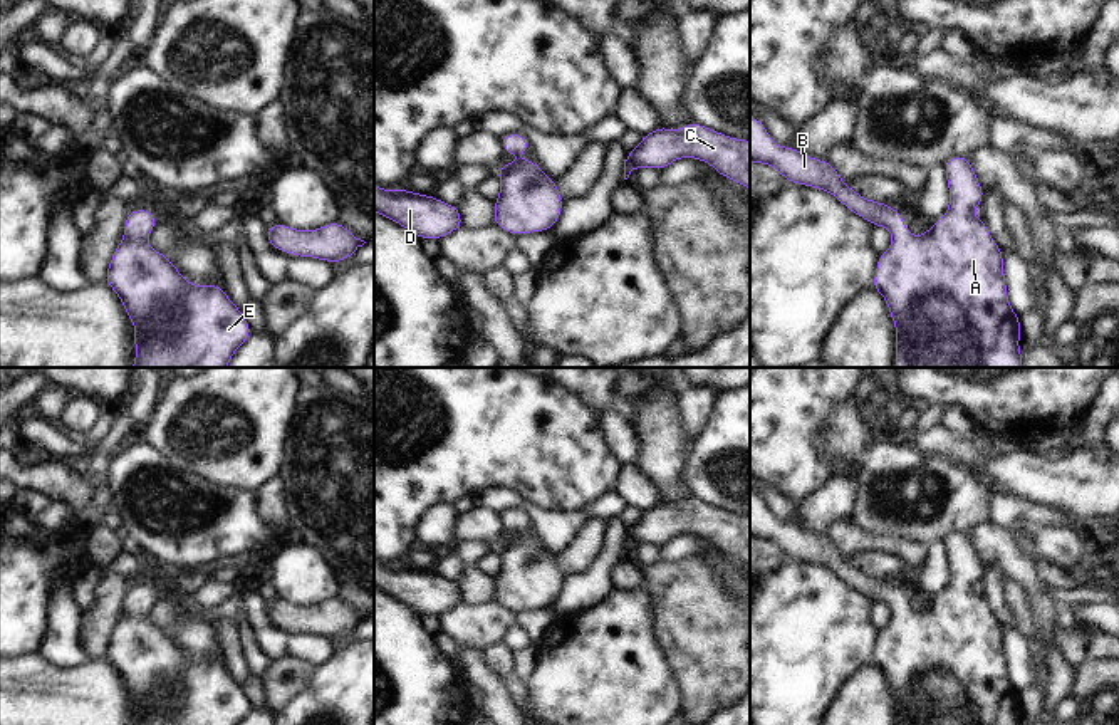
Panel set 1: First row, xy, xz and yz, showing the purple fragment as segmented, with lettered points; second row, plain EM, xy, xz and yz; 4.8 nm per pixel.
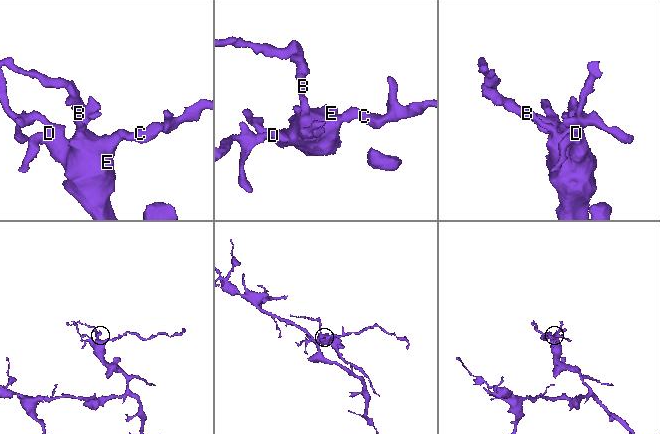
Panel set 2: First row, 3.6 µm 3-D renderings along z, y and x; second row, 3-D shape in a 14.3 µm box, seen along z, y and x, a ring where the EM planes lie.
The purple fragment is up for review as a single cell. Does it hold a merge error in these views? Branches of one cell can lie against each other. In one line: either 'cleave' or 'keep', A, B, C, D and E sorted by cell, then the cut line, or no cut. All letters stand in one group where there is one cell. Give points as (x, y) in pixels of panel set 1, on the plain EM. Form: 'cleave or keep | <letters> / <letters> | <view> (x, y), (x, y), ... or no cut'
keep | A B C D E | no cut

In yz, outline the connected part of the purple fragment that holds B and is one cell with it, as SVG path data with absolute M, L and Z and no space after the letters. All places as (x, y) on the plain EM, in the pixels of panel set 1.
M752 492L750 539L777 544L789 559L824 566L872 602L884 602L893 609L893 621L879 629L872 665L886 675L896 702L896 725L1018 725L1022 703L1008 678L1003 629L986 599L973 591L973 584L983 579L985 567L968 532L951 532L945 539L950 584L919 613L904 604L906 594L891 581L857 571L827 535L778 522L763 498Z

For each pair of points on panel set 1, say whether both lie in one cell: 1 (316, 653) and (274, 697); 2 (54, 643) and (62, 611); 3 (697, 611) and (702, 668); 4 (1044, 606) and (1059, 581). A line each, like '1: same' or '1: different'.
1: different
2: same
3: same
4: different

